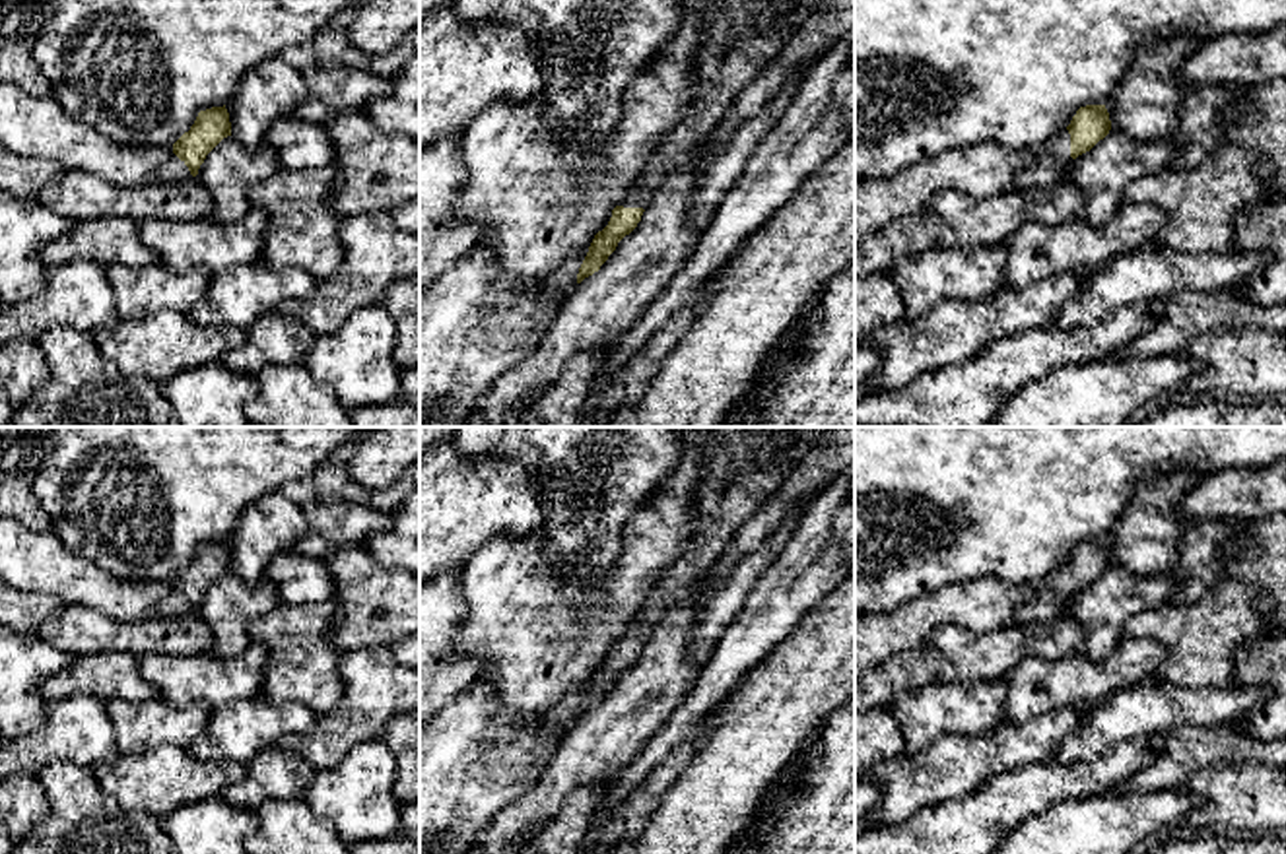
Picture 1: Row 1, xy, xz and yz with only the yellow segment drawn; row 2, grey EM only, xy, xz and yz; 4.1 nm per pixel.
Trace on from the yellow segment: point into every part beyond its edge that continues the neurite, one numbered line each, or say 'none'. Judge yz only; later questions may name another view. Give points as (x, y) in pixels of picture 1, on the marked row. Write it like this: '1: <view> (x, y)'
1: yz (1051, 160)

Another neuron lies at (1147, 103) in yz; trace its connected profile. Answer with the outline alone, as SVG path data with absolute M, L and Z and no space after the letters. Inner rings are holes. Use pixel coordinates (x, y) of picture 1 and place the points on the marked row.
M1183 35L1140 47L1131 68L1103 103L1111 130L1136 142L1171 138L1179 124L1181 101L1191 89L1181 83L1179 70L1204 41Z

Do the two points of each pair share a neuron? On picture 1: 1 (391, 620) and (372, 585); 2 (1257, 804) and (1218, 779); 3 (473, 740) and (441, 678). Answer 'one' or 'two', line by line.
1: one
2: one
3: two

